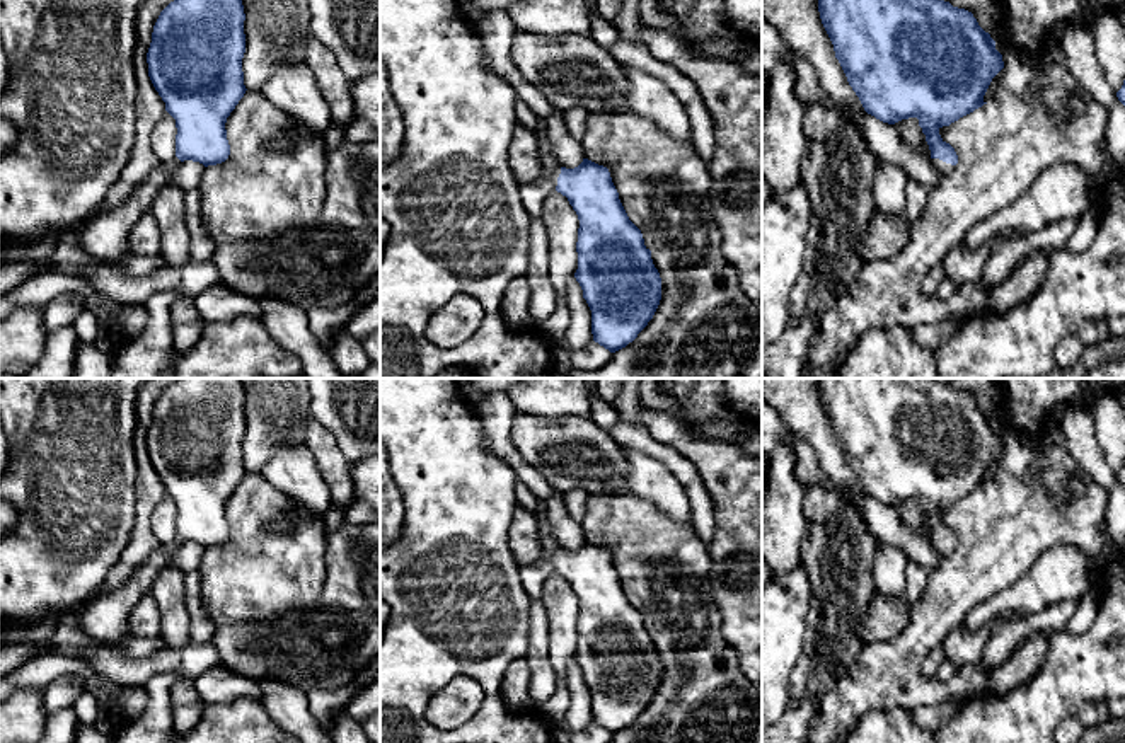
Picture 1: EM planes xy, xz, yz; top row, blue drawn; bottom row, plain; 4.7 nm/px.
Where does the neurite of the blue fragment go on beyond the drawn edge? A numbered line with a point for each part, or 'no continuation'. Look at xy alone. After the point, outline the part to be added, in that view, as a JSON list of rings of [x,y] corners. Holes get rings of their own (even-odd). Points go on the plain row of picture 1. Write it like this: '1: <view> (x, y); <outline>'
1: xy (106, 617); [[[174,537],[162,542],[160,547],[136,569],[131,579],[121,588],[95,596],[82,607],[72,620],[89,636],[107,644],[118,644],[130,634],[130,615],[136,603],[152,595],[155,578],[169,567],[170,557],[177,552],[181,542]]]

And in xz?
1: xz (532, 576); [[[554,549],[549,554],[542,554],[537,561],[528,566],[520,566],[522,585],[530,600],[540,600],[545,579],[556,573],[561,549]]]

